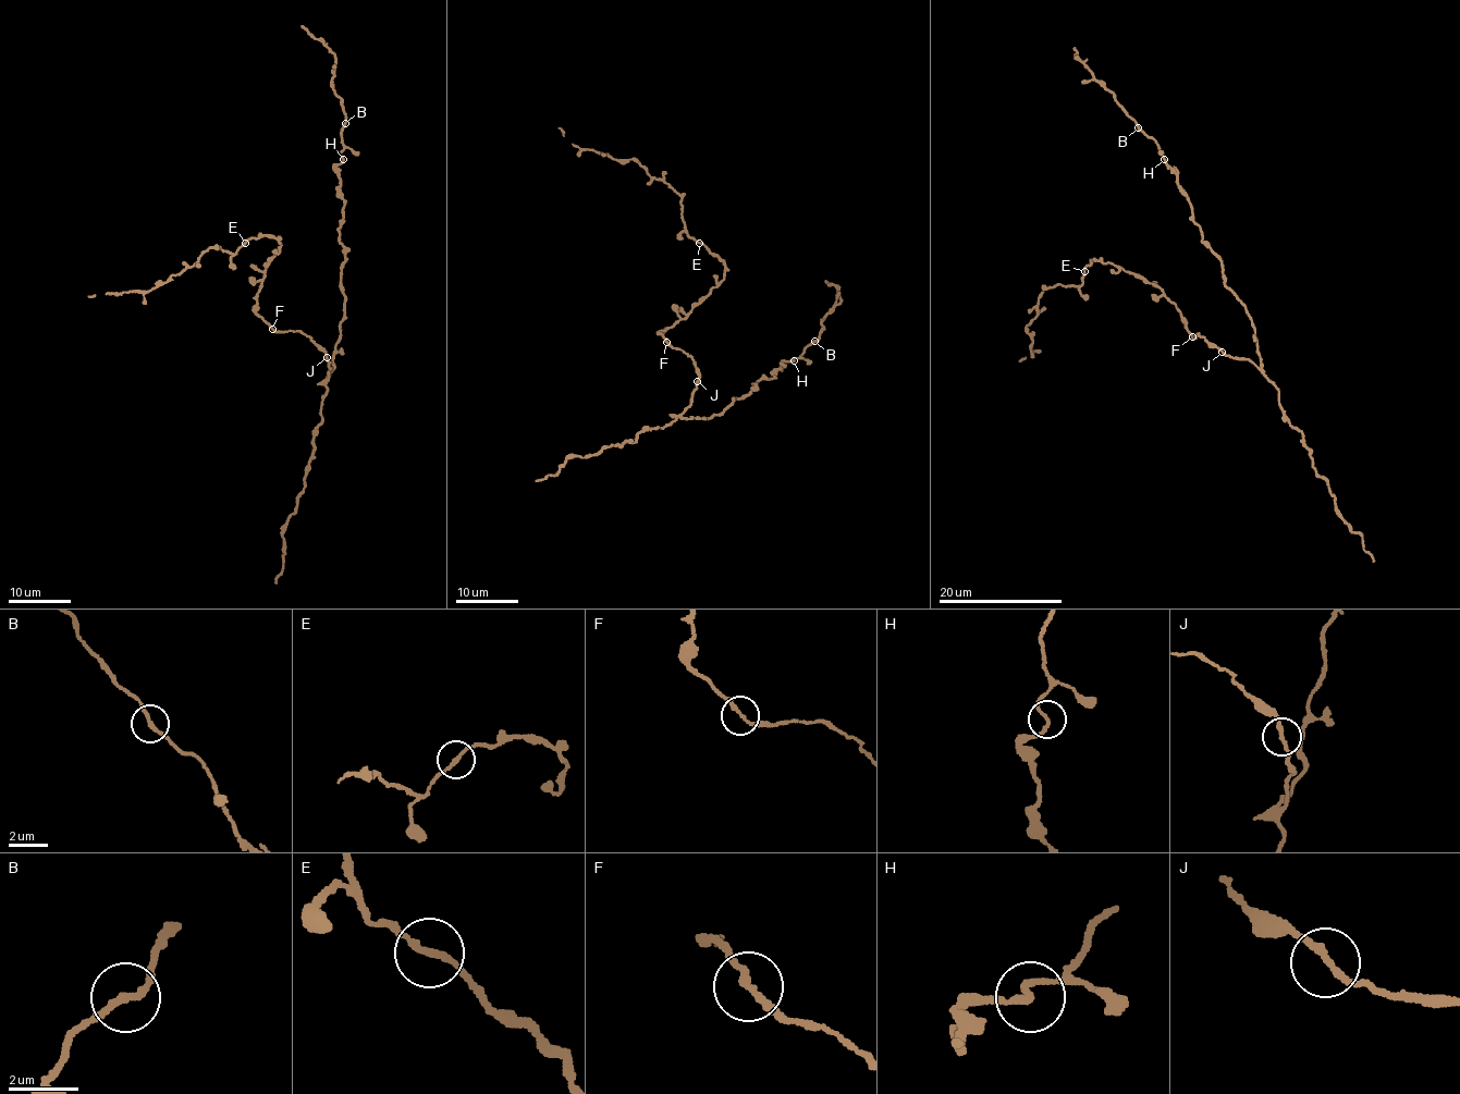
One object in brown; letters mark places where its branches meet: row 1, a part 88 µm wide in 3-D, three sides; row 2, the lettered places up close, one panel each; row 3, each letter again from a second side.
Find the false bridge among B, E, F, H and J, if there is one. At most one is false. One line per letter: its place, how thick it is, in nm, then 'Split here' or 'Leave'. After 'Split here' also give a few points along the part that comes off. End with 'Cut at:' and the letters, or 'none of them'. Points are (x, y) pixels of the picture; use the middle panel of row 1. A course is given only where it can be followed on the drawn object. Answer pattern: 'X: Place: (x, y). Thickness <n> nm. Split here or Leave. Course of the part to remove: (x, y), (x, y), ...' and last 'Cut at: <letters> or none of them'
B: Place: (814, 341). Thickness 200 nm. Leave
E: Place: (699, 243). Thickness 190 nm. Leave
F: Place: (666, 342). Thickness 180 nm. Leave
H: Place: (794, 360). Thickness 180 nm. Leave
J: Place: (697, 381). Thickness 190 nm. Leave
Cut at: none of them

